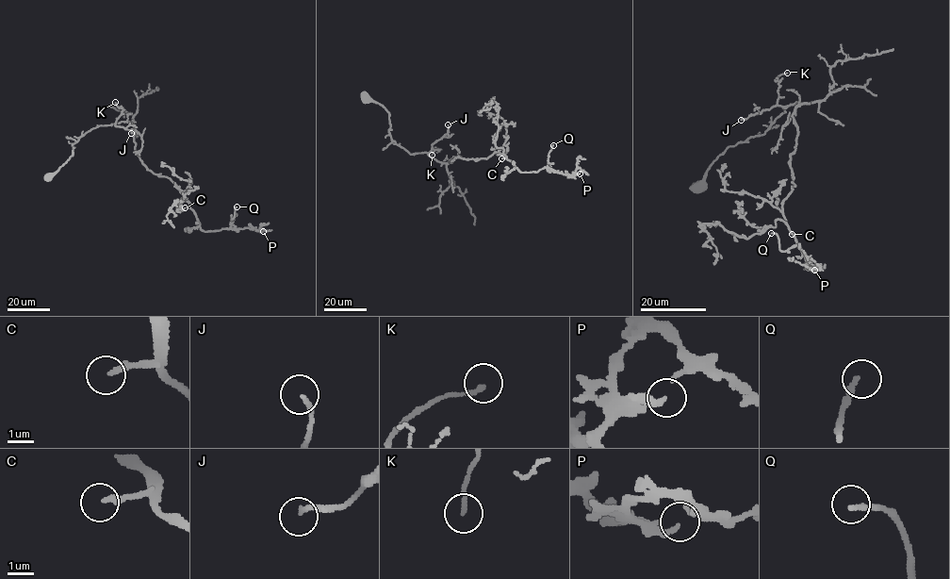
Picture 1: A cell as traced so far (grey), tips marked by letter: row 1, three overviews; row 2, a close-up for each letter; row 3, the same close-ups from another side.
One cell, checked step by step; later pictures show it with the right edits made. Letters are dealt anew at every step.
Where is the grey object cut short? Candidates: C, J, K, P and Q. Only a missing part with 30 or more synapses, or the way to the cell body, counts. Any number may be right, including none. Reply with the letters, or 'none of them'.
C, Q

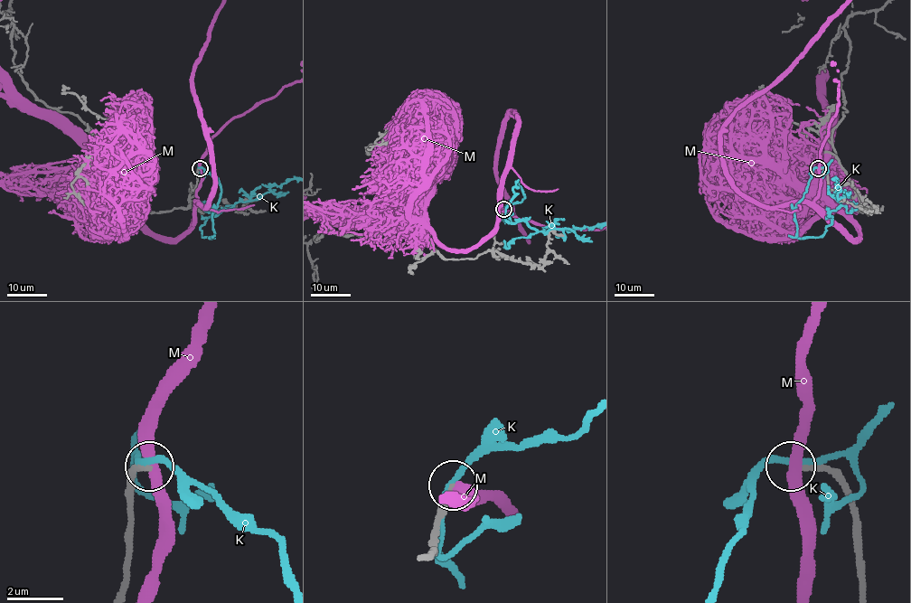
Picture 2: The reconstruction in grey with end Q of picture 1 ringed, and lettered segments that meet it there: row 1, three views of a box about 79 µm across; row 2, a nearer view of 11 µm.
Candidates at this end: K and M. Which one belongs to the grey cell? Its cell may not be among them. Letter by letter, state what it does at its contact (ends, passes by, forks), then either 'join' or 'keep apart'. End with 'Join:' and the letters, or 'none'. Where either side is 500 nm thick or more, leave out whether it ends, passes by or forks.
K: it passes by; keep apart
M: it passes by; keep apart
Join: none

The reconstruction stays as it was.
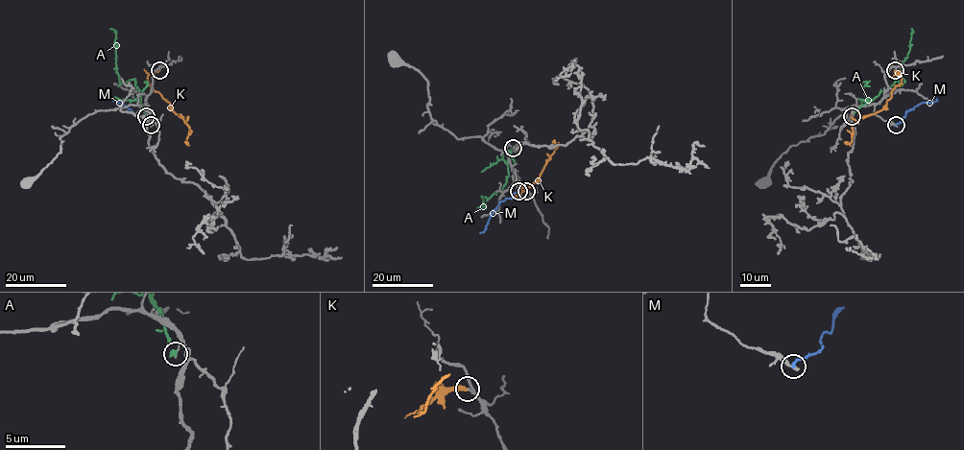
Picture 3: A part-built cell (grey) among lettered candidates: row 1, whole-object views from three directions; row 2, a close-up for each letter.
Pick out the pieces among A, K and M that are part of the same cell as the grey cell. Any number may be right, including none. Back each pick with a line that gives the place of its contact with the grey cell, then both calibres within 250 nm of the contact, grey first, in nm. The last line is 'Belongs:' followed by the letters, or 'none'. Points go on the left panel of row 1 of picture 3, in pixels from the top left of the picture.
Belongs: none

